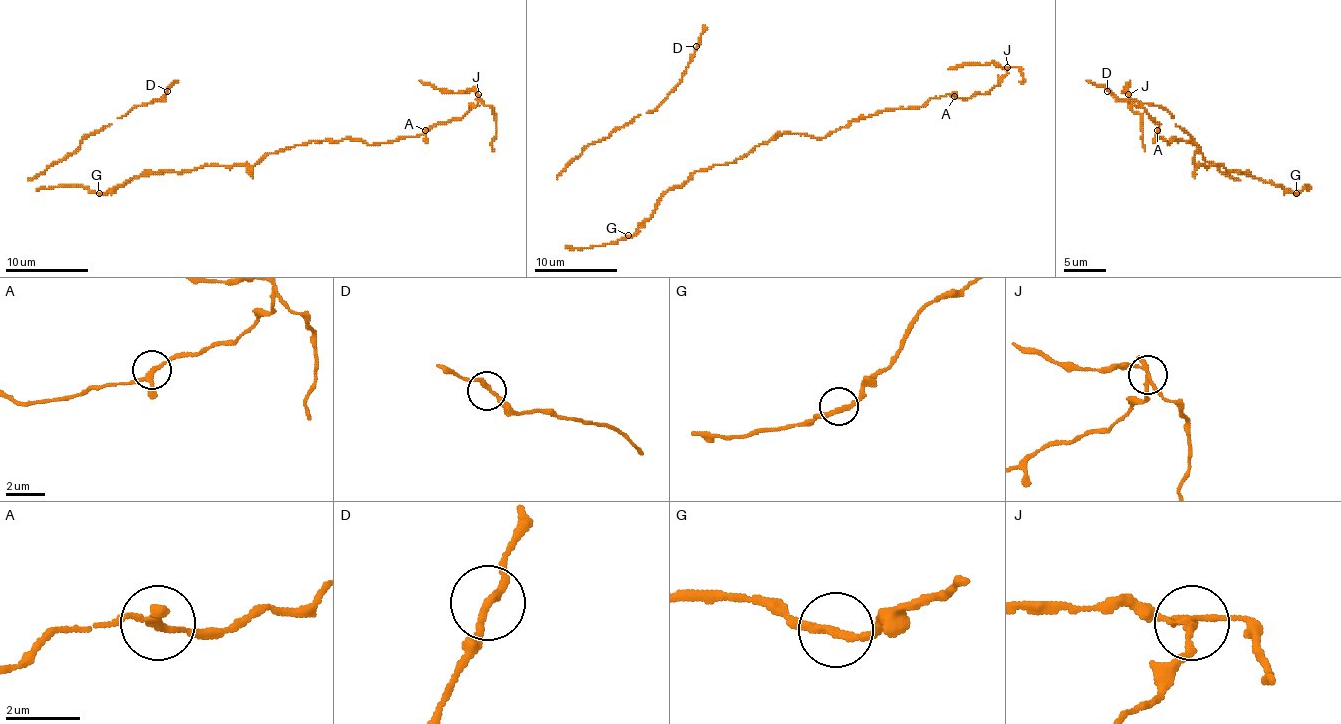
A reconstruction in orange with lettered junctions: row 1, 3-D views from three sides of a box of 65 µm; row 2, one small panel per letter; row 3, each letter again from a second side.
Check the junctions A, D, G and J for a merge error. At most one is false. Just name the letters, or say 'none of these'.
J

